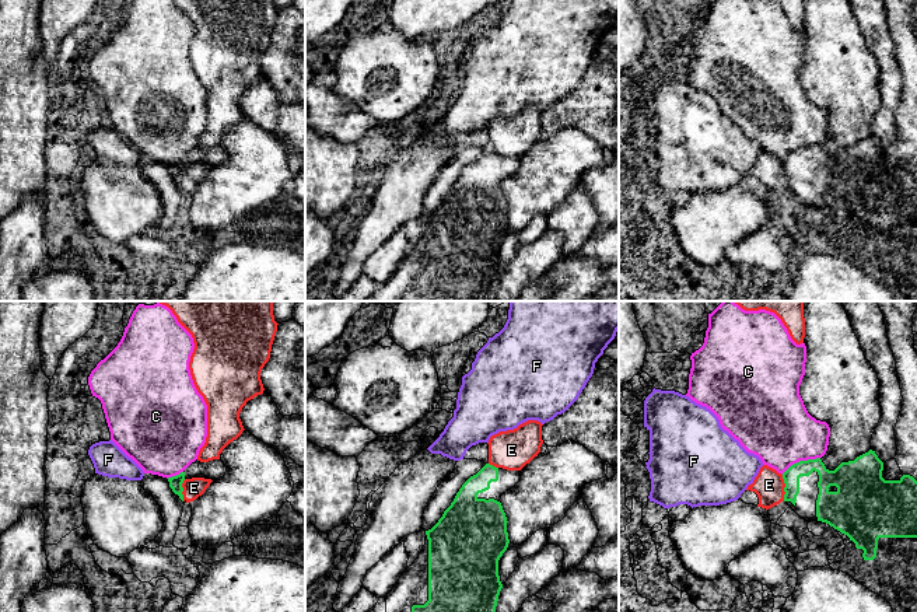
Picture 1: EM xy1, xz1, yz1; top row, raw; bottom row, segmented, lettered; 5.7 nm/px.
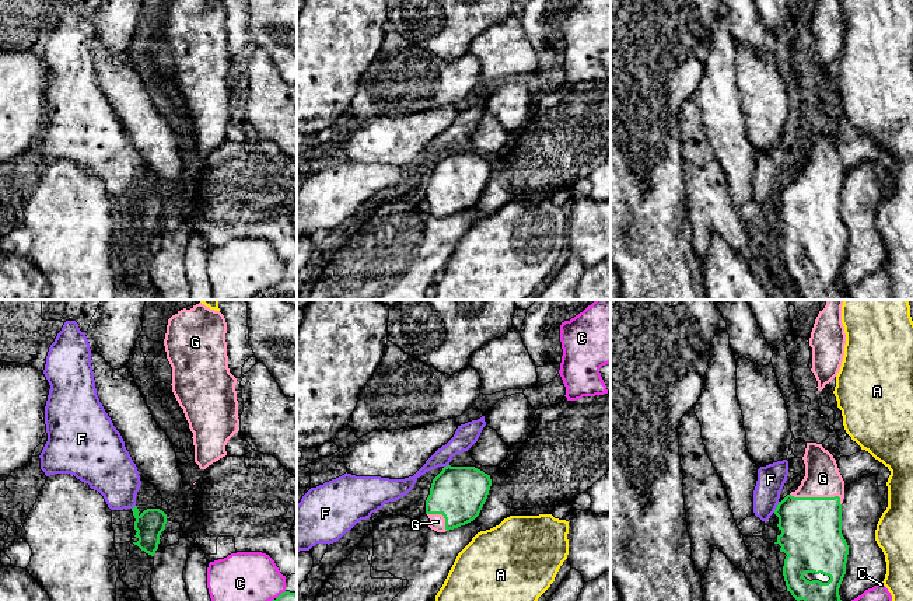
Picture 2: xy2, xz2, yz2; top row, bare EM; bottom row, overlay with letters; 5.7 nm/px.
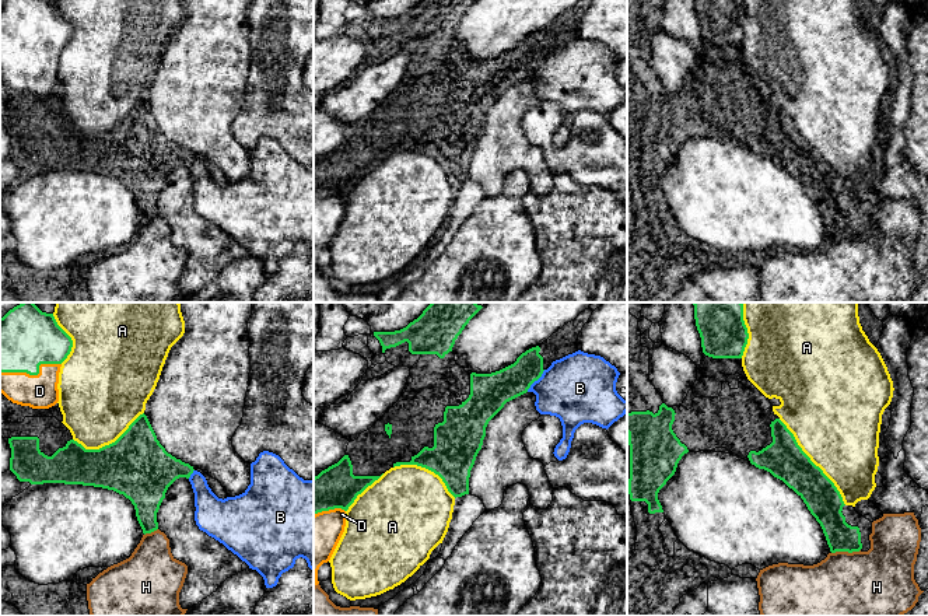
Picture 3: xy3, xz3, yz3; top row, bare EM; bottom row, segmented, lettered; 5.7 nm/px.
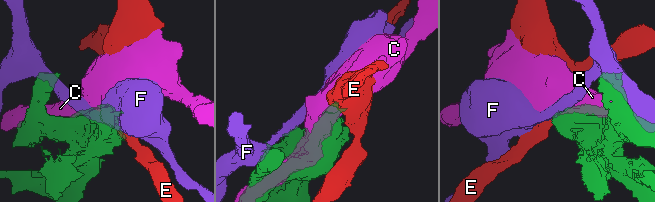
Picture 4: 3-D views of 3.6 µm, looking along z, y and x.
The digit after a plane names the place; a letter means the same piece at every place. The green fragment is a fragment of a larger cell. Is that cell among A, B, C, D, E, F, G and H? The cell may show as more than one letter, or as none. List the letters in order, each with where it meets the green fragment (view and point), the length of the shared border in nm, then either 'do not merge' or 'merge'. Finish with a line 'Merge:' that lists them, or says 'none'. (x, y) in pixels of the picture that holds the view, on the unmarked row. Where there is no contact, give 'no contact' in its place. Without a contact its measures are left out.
A: yz3 (812, 149) | 650 nm | do not merge
B: xz3 (535, 66) | 170 nm | do not merge
C: yz1 (800, 147) | 240 nm | do not merge
D: xy3 (32, 60) | 360 nm | merge
E: yz1 (784, 174) | 150 nm | do not merge
F: yz2 (776, 194) | 70 nm | do not merge
G: yz2 (818, 184) | 300 nm | merge
H: yz3 (846, 237) | 170 nm | do not merge
Merge: D, G

